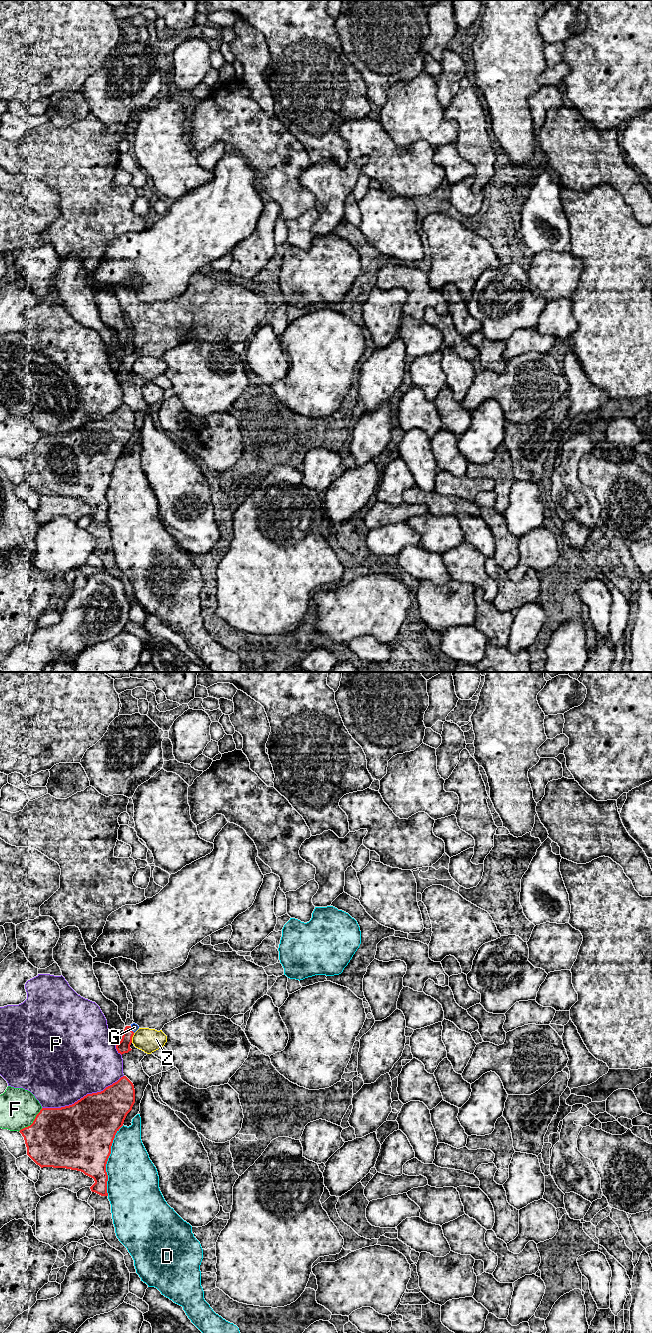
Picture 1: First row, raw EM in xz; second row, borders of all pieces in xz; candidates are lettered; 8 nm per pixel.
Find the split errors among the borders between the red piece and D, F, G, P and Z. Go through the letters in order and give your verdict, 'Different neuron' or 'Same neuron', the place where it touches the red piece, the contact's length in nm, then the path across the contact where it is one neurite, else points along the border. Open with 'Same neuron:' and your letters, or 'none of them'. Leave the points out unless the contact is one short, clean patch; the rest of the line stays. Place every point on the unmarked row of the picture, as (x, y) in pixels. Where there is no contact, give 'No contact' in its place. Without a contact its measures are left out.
Same neuron: G
D: Different neuron. Touches red at xz (107, 488). Shared border 600 nm
F: Different neuron. Touches red at xz (33, 450). Shared border 280 nm
G: Same neuron. Touches red at xz (131, 357). Shared border 70 nm. Path across: xz (123, 374), (131, 357), (134, 355)
P: Different neuron. Touches red at xz (83, 425). Shared border 700 nm
Z: Different neuron. Touches red at xz (131, 366). Shared border 80 nm

